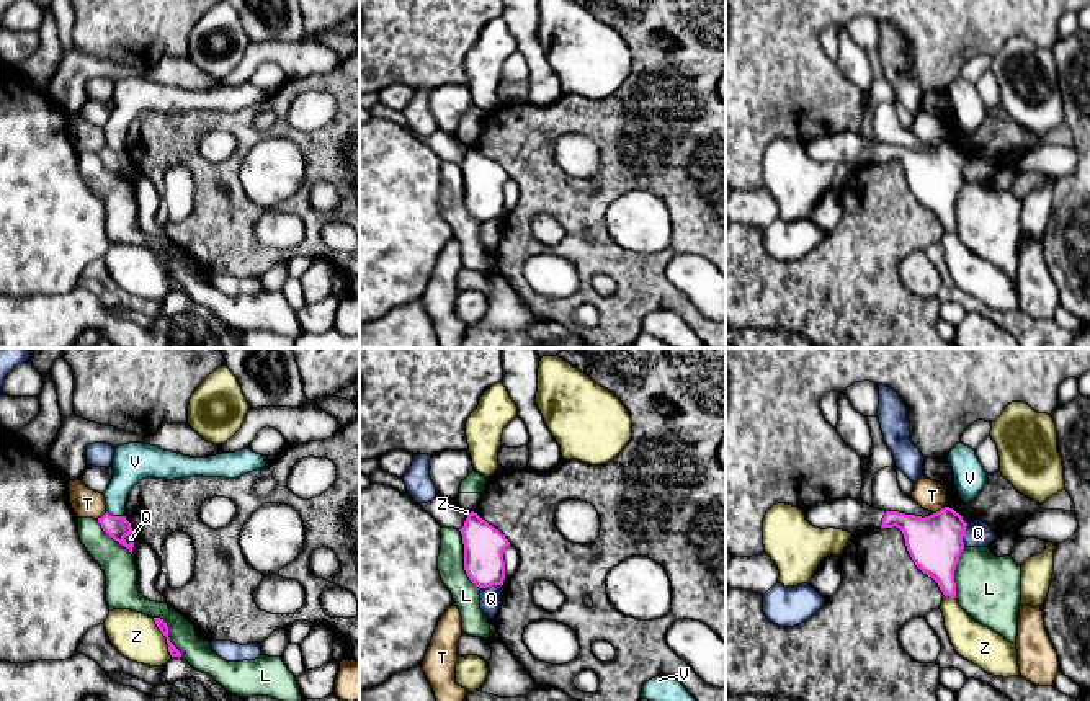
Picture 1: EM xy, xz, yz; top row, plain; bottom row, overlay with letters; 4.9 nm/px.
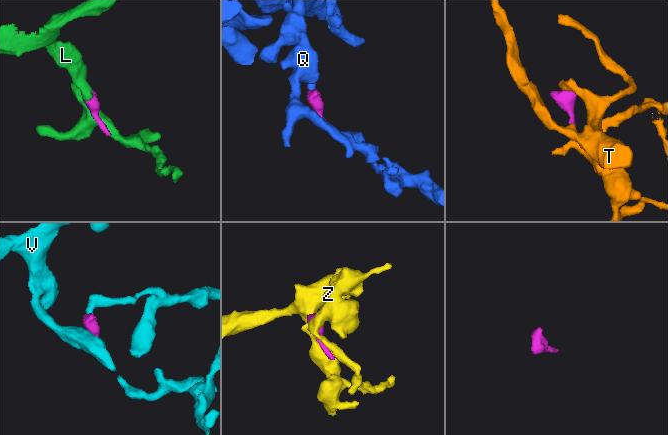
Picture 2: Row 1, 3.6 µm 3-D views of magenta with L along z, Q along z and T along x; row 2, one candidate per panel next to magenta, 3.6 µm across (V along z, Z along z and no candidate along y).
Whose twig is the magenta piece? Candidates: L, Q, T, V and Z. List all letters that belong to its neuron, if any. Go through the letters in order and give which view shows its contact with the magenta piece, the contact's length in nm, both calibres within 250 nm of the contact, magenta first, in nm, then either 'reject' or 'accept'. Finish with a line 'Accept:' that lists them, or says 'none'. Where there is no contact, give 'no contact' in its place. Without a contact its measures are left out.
L: xz | 320 nm | 200/140 nm | reject
Q: yz | 120 nm | 280/130 nm | reject
T: yz | 80 nm | 280/140 nm | reject
V: xy | 90 nm | 110/150 nm | reject
Z: xy | 220 nm | 50/220 nm | reject
Accept: none

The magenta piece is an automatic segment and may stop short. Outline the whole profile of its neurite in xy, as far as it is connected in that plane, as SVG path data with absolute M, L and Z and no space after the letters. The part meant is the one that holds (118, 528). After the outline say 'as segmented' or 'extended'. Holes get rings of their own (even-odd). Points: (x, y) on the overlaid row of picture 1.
M106 511L101 518L98 518L98 523L109 538L118 541L132 554L134 542L127 544L124 539L126 536L134 534L131 523L126 520L126 516L113 516Z; as segmented

